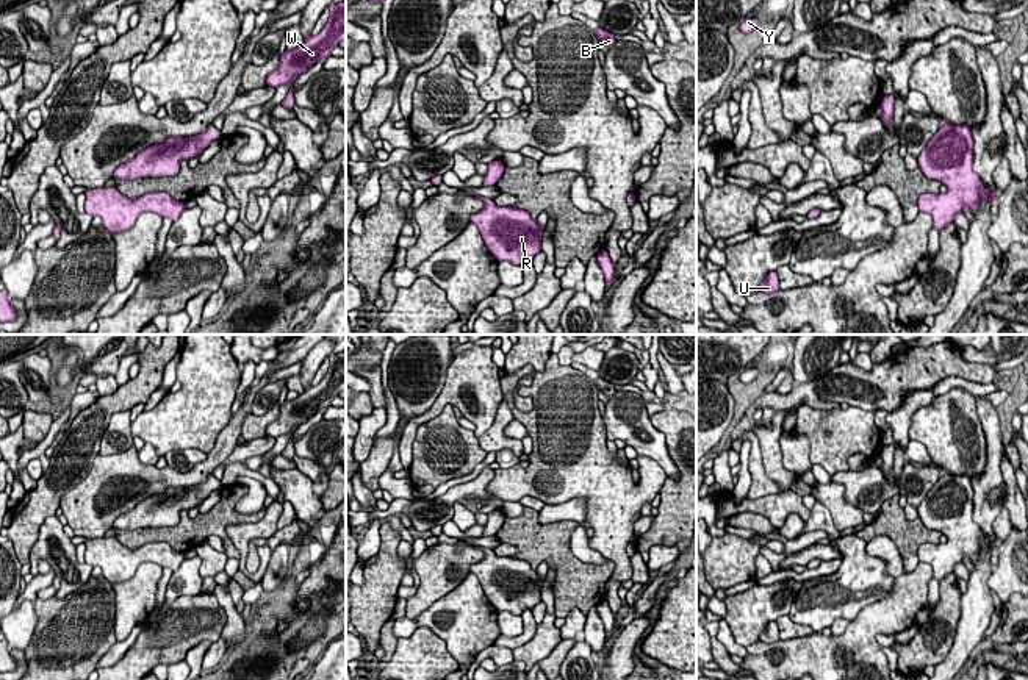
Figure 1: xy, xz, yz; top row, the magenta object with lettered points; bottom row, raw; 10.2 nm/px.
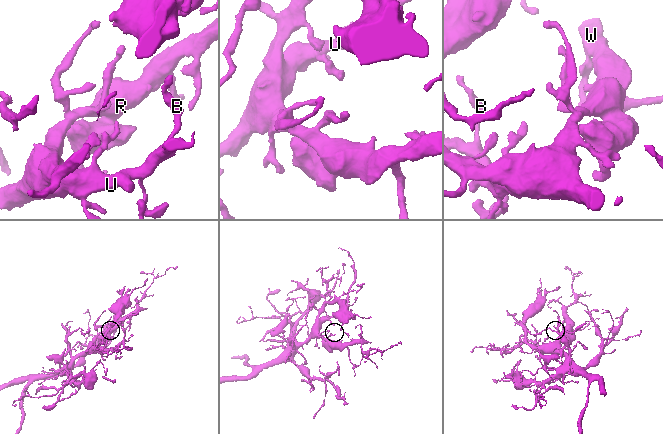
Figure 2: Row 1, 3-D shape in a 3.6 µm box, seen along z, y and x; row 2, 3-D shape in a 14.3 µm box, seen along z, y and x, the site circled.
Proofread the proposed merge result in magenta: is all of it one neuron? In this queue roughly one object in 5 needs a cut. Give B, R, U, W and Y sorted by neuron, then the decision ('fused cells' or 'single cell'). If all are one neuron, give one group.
B R U W Y | single cell

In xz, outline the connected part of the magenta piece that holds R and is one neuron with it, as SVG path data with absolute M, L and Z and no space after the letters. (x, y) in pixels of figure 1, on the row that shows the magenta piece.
M480 197L485 208L471 216L490 253L498 261L521 266L541 252L541 228L526 209L496 206L491 199Z

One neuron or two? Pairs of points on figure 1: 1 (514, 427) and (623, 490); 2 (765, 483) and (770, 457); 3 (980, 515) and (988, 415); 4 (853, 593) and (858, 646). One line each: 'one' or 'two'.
1: two
2: two
3: one
4: two

